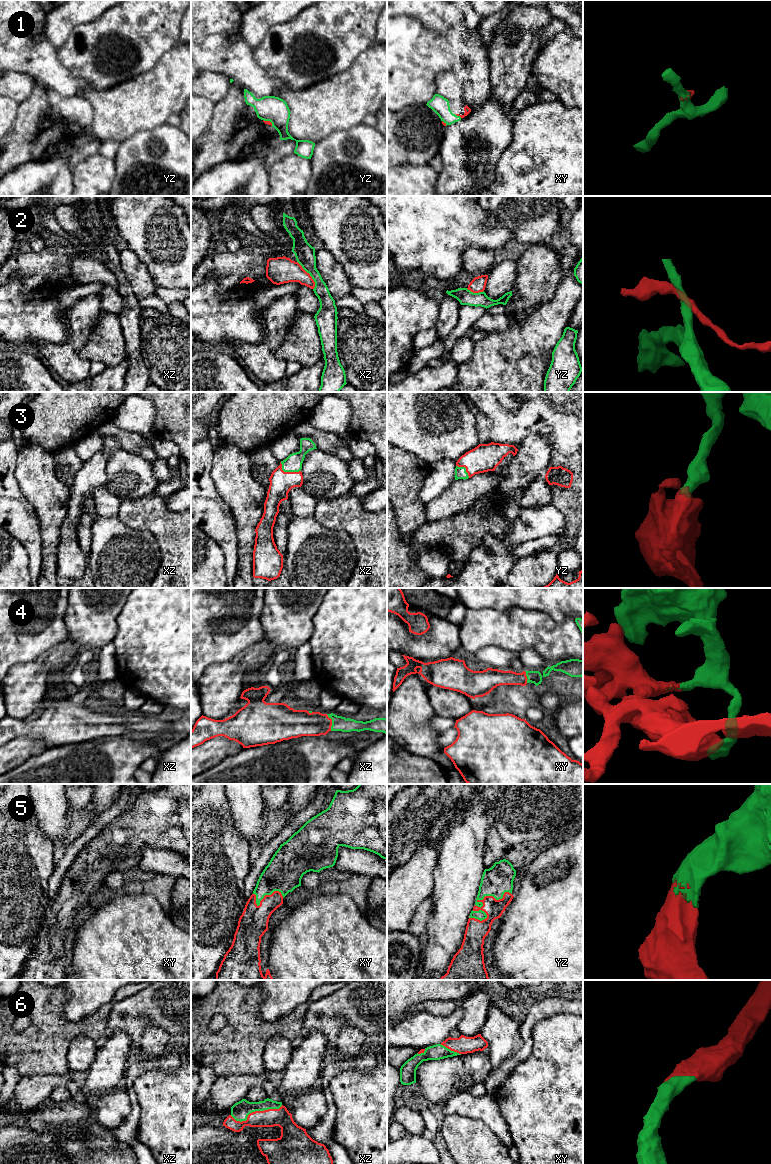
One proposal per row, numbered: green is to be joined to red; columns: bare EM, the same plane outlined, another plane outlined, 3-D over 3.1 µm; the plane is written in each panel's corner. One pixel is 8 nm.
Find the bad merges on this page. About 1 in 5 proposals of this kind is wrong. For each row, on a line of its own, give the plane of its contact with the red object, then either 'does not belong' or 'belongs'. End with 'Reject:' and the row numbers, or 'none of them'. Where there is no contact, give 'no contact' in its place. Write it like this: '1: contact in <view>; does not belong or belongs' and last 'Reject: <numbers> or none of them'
1: contact in xy; belongs
2: contact in xz; does not belong
3: contact in xz; belongs
4: contact in xz; belongs
5: contact in yz; belongs
6: contact in xz; belongs
Reject: 2

